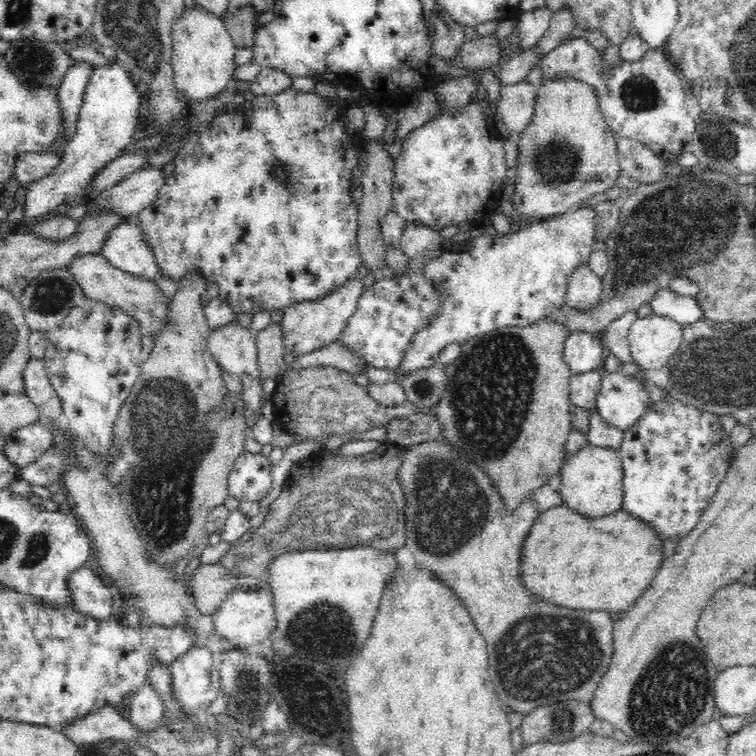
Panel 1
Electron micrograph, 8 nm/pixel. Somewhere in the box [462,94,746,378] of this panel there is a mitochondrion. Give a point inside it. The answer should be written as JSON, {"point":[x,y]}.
{"point":[698,219]}

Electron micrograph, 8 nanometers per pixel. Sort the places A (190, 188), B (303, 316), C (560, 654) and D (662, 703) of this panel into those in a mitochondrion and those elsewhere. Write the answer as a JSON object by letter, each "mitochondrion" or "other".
{"A":"other","B":"other","C":"mitochondrion","D":"mitochondrion"}

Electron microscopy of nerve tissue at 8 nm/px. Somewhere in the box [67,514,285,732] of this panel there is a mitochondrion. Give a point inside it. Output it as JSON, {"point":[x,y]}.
{"point":[246,682]}

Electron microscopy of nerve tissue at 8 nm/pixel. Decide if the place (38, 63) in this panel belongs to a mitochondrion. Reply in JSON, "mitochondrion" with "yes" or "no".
{"mitochondrion":"yes"}

